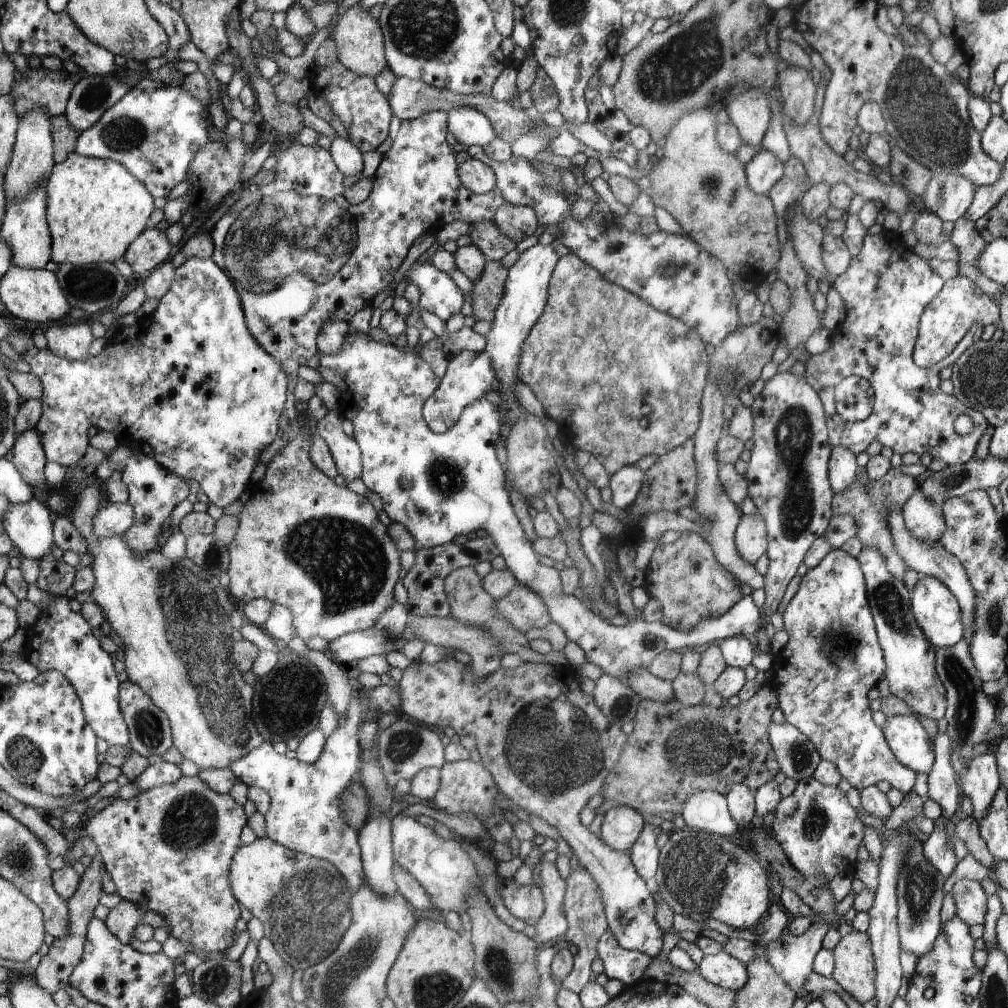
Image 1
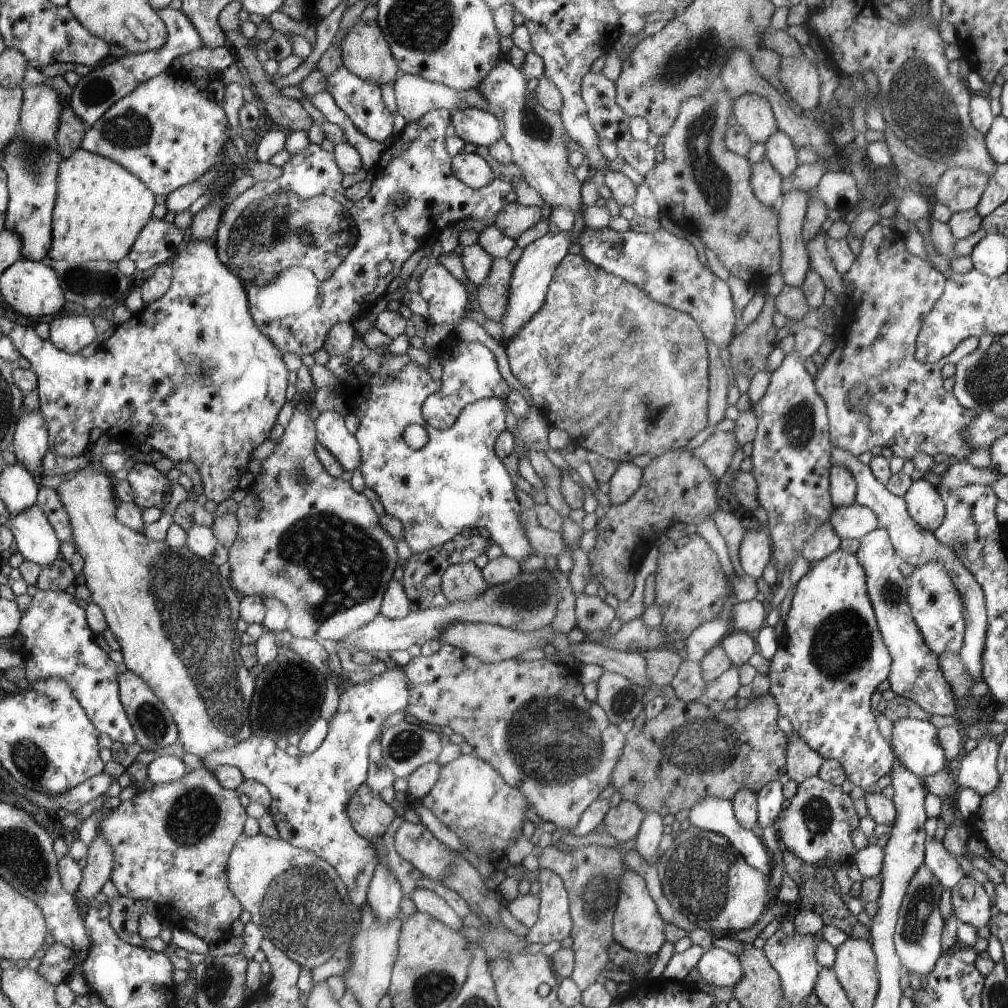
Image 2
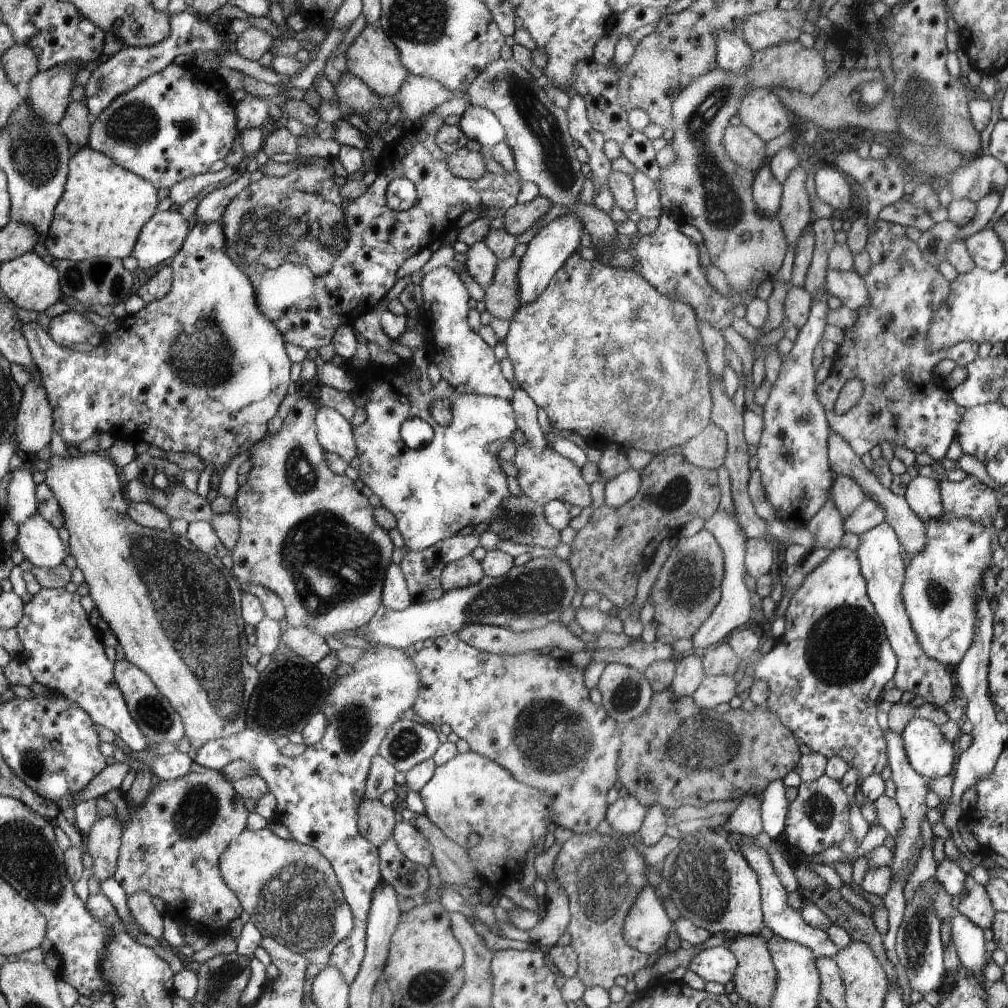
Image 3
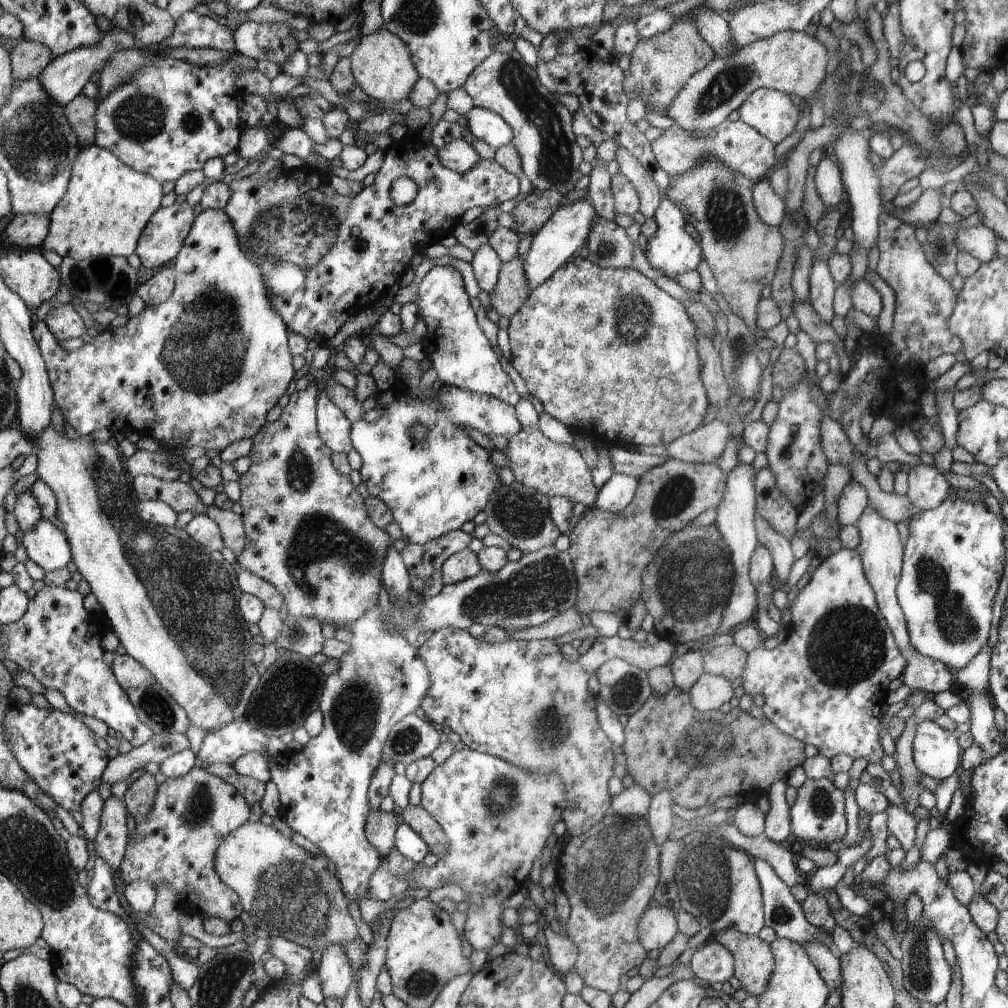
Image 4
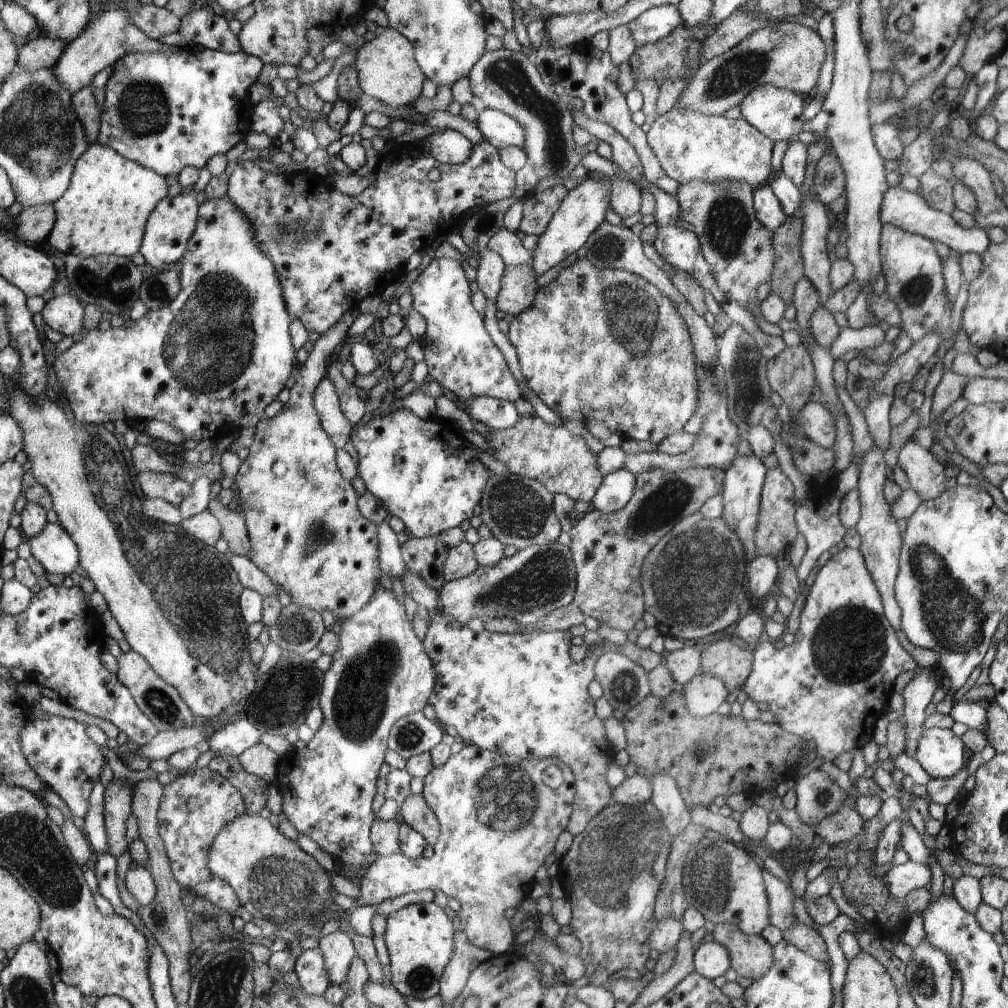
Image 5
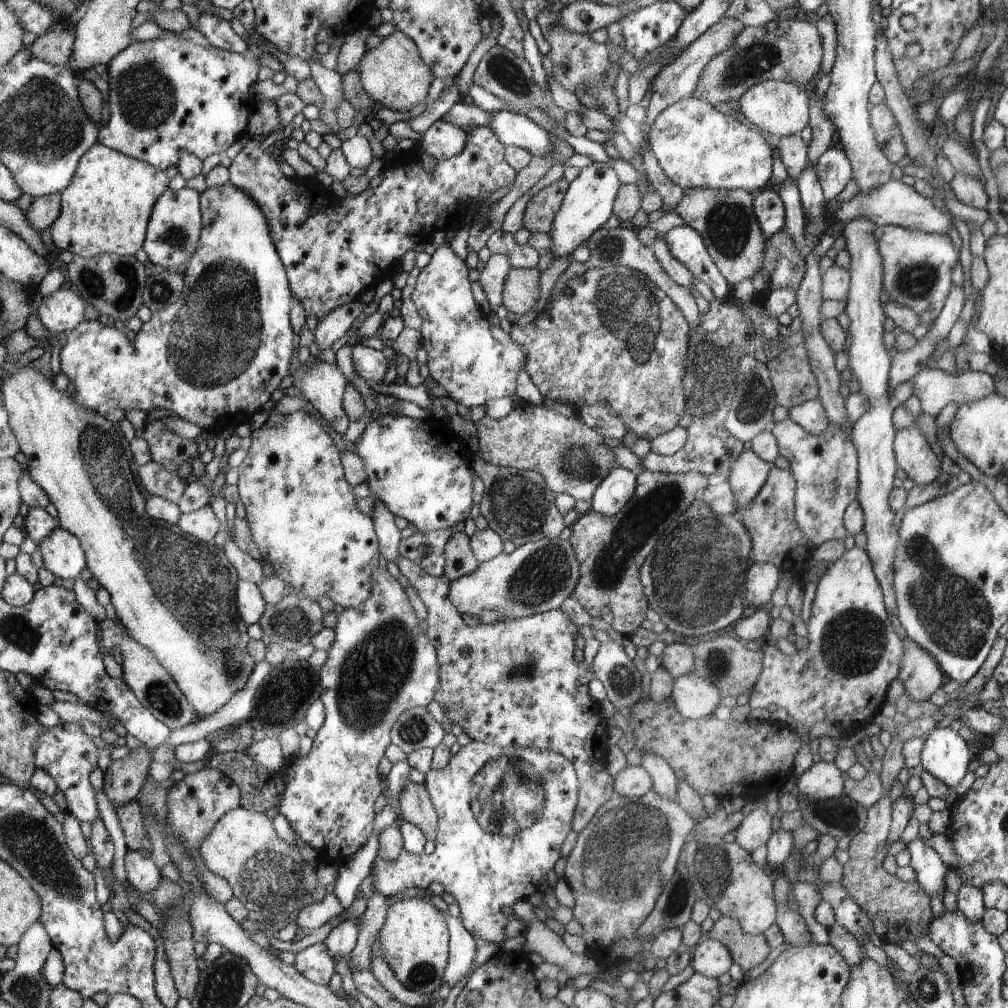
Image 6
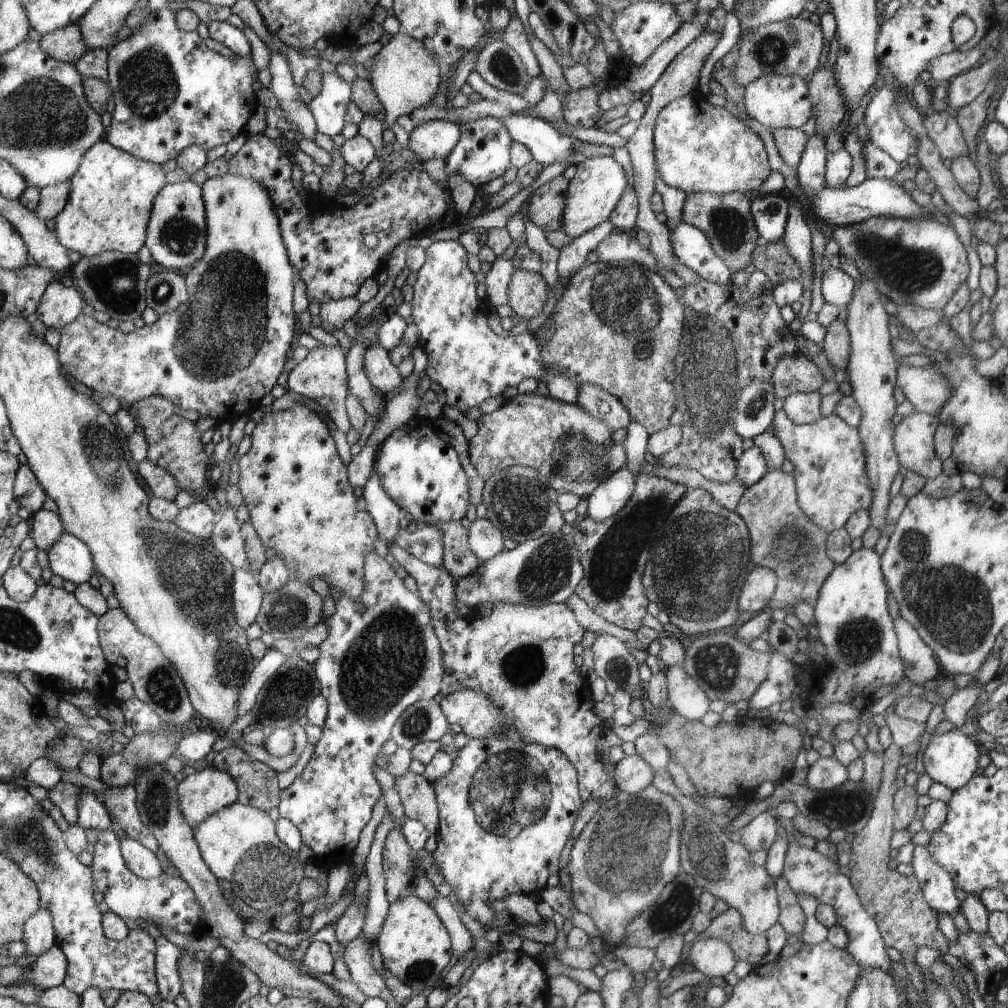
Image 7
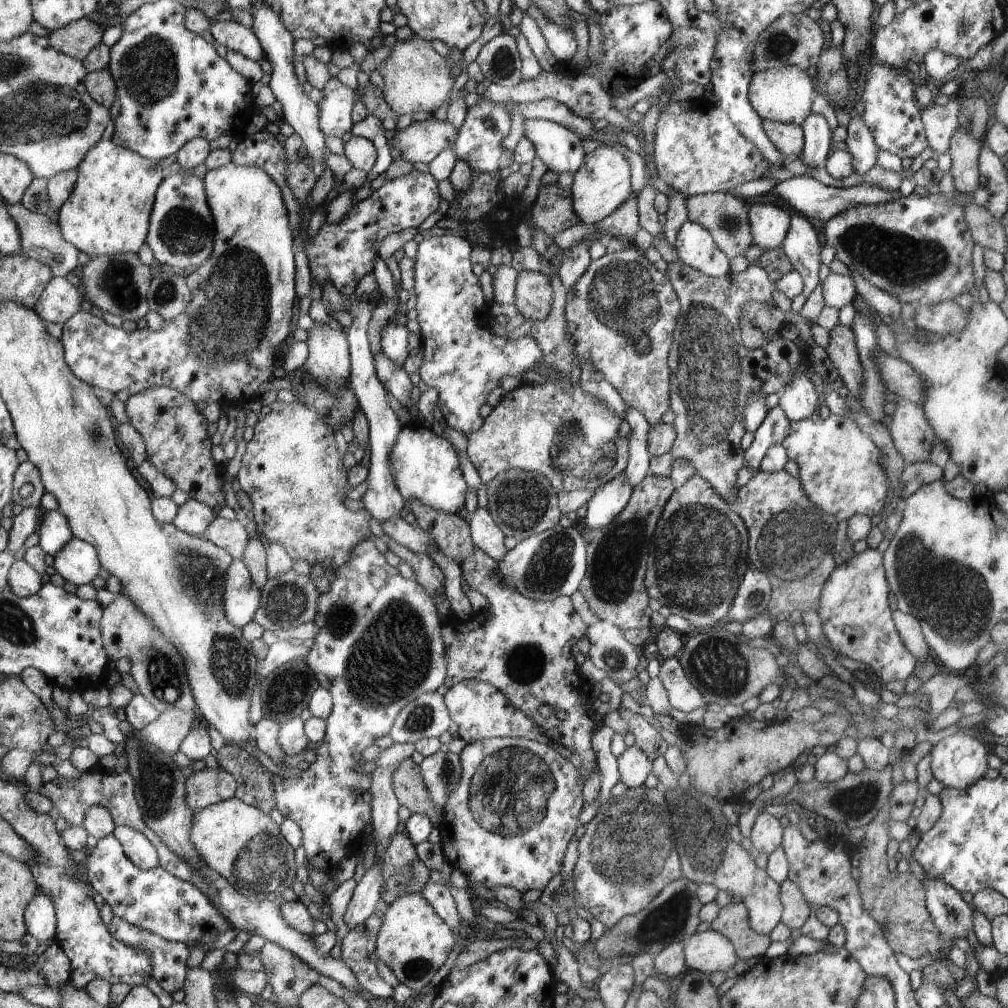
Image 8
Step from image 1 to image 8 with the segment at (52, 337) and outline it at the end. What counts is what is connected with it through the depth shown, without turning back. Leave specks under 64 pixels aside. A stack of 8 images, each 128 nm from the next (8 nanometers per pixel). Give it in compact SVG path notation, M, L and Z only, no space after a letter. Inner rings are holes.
M53 276L34 309L44 322L59 322L63 325L80 310L80 304L82 294L72 286L67 277Z

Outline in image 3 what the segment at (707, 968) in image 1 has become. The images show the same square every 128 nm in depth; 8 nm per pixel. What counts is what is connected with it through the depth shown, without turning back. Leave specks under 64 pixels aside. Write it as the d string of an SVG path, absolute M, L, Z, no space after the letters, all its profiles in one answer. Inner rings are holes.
M721 945L700 951L687 964L686 969L696 972L705 982L726 984L735 976L738 958L728 947Z

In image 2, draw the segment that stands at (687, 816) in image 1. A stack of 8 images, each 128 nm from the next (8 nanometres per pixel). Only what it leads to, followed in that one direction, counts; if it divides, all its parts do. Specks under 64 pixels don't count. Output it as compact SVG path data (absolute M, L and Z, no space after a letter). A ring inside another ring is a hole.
M713 796L703 798L690 809L689 820L696 828L724 835L735 850L745 858L748 864L771 874L772 862L770 867L770 860L768 860L767 854L770 851L769 848L766 848L766 845L760 842L760 838L756 837L750 829L745 829L737 821L735 810L730 800Z

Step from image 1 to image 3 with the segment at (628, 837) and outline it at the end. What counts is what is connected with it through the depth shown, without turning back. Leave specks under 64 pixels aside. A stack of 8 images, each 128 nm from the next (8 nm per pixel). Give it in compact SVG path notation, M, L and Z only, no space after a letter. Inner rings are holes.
M626 795L608 805L607 821L616 834L636 836L647 810L632 795Z

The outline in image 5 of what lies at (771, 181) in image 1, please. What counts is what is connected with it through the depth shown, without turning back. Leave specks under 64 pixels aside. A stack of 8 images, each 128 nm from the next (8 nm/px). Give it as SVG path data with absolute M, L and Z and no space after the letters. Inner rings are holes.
M770 185L754 188L754 207L758 219L773 233L787 222L787 213Z

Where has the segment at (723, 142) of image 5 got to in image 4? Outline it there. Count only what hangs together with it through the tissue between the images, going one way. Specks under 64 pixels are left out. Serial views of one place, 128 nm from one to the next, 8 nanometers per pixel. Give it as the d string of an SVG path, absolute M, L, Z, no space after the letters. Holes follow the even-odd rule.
M727 119L712 131L703 131L702 133L689 133L674 124L659 139L652 141L651 149L658 166L671 177L681 175L704 159L716 159L734 169L736 173L743 174L754 182L758 182L768 177L770 170L778 162L774 142L768 140L757 129L752 128L751 125L747 125L742 120L732 122Z

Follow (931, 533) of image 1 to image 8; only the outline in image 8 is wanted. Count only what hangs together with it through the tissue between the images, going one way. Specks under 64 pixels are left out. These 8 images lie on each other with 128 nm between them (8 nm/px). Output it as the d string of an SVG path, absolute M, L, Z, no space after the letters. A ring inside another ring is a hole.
M901 399L888 426L896 450L906 464L930 461L937 439L935 429L927 419L922 405Z

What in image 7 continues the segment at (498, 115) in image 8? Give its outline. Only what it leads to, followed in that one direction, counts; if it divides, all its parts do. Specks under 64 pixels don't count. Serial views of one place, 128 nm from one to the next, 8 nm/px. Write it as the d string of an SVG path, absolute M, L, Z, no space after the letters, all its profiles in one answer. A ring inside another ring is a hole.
M492 117L478 119L467 122L461 126L461 137L454 150L445 158L445 172L447 181L432 180L432 176L426 171L416 171L398 169L391 175L376 184L375 188L368 195L363 195L359 202L352 207L342 206L334 210L324 210L323 215L317 217L308 213L312 207L311 201L304 201L292 183L291 170L294 162L289 155L282 154L282 150L276 146L274 140L266 137L263 133L247 136L246 142L240 148L237 154L232 155L228 163L230 173L243 177L252 177L257 180L264 188L270 190L270 197L275 205L275 213L280 223L280 234L282 242L286 247L290 264L295 268L295 274L304 281L307 288L307 297L309 302L318 302L320 306L329 300L338 300L338 298L354 297L354 294L360 290L362 282L368 278L380 273L382 266L382 256L390 254L398 242L408 240L412 236L418 238L431 234L444 220L448 220L448 212L452 212L452 184L448 183L452 175L460 174L464 176L467 182L470 182L475 188L485 186L494 180L500 178L511 167L510 147L513 140L509 132L505 129L501 120ZM374 234L376 244L368 248L364 240Z

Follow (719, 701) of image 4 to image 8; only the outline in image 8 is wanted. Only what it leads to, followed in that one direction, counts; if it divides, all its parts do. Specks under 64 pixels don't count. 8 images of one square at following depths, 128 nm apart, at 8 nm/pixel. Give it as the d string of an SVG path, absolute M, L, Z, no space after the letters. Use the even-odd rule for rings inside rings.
M676 656L662 661L657 677L667 690L671 708L677 708L682 712L692 712L704 706L707 708L707 700L695 686L692 686L685 669Z

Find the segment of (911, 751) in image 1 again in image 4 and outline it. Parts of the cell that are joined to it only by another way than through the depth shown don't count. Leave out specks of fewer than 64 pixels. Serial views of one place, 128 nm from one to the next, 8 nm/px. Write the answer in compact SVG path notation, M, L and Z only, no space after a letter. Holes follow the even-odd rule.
M930 719L918 723L912 746L915 765L922 775L943 781L960 770L963 749L956 736L938 723Z

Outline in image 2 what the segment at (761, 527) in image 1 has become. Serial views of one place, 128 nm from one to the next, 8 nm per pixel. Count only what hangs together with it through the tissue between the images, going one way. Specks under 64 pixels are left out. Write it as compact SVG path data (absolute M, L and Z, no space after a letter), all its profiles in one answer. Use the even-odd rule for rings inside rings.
M758 528L746 531L739 548L740 566L746 576L757 579L762 577L762 571L770 562L772 556L770 536L766 530Z

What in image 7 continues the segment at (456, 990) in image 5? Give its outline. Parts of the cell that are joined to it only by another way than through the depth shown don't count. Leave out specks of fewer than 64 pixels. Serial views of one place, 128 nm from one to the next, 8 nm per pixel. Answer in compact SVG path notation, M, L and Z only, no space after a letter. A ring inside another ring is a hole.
M437 894L430 902L439 916L442 918L443 923L450 930L452 937L452 952L456 956L457 962L464 961L468 952L474 948L473 937L470 931L462 923L458 911L454 910L452 902L448 897L443 897Z

